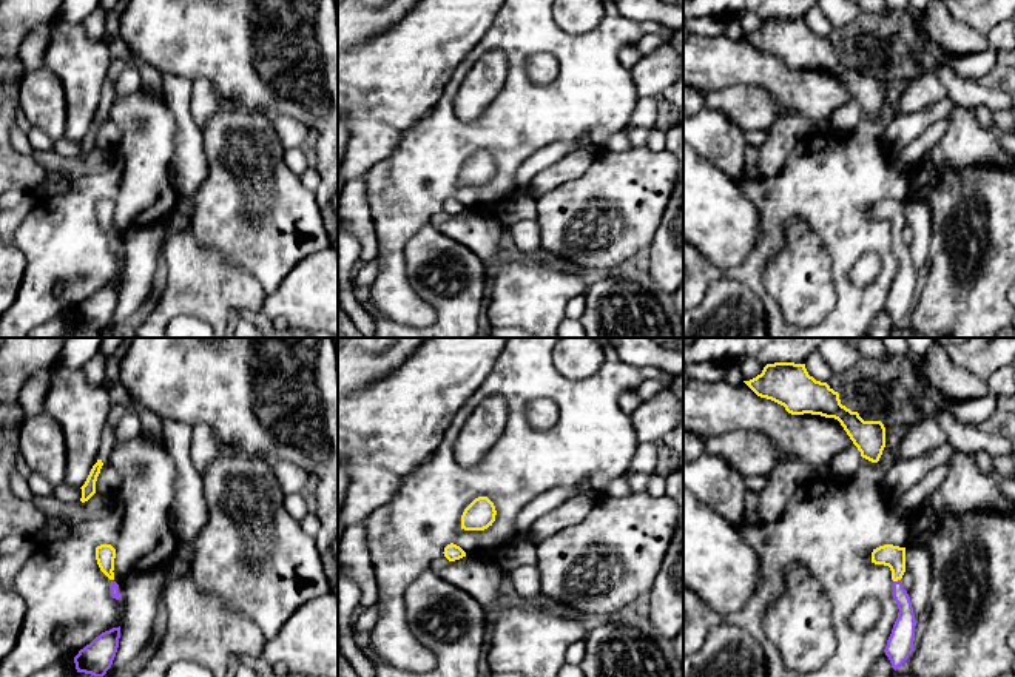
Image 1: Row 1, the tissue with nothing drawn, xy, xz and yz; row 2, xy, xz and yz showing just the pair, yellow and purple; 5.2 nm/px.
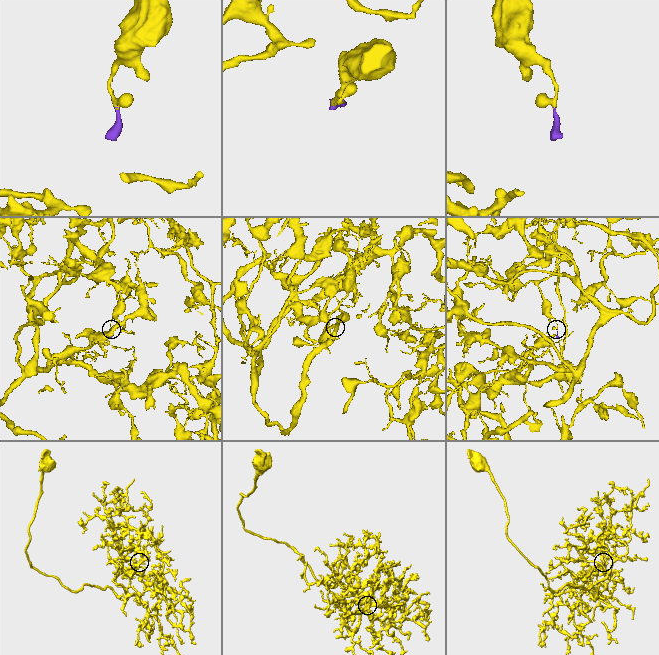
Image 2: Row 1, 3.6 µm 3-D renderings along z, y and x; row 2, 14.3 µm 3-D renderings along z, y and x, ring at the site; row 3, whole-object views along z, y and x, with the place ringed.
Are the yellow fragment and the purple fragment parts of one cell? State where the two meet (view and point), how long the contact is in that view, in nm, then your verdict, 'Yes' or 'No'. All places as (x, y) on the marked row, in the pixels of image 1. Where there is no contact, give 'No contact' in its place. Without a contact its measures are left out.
Touches yellow at yz (896, 580). Shared border 40 nm. Yes

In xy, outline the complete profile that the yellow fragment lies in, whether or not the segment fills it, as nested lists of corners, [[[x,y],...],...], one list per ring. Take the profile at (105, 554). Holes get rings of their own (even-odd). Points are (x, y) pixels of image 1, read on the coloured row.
[[[100,544],[96,547],[97,564],[110,580],[114,580],[114,558],[116,549],[111,544]]]

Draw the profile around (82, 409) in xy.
[[[52,367],[43,412],[62,427],[68,449],[65,483],[82,487],[97,463],[100,435],[110,416],[110,396],[103,384],[93,386],[83,370]]]

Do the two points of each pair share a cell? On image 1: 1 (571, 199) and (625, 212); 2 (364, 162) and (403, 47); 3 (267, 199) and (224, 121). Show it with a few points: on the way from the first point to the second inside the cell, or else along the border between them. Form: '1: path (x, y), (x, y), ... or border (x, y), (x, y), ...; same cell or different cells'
1: path (585, 204), (611, 208); same cell
2: path (375, 133), (380, 94), (397, 76); same cell
3: path (247, 179), (244, 151), (236, 141); same cell

